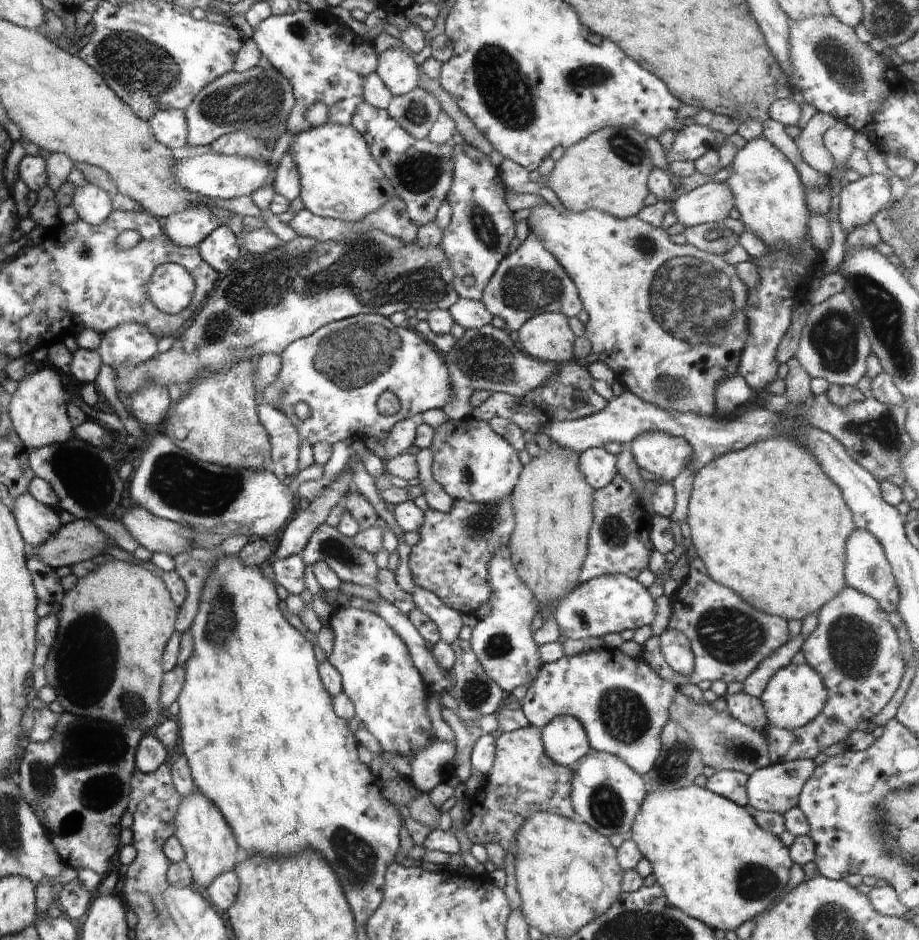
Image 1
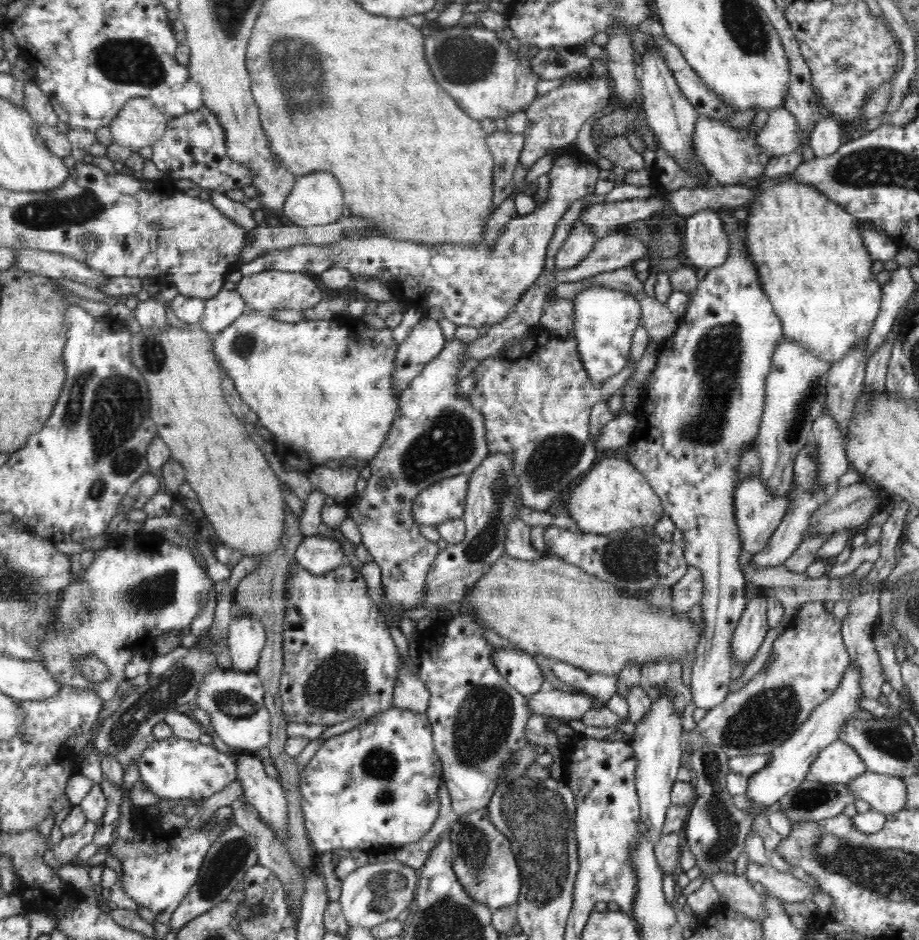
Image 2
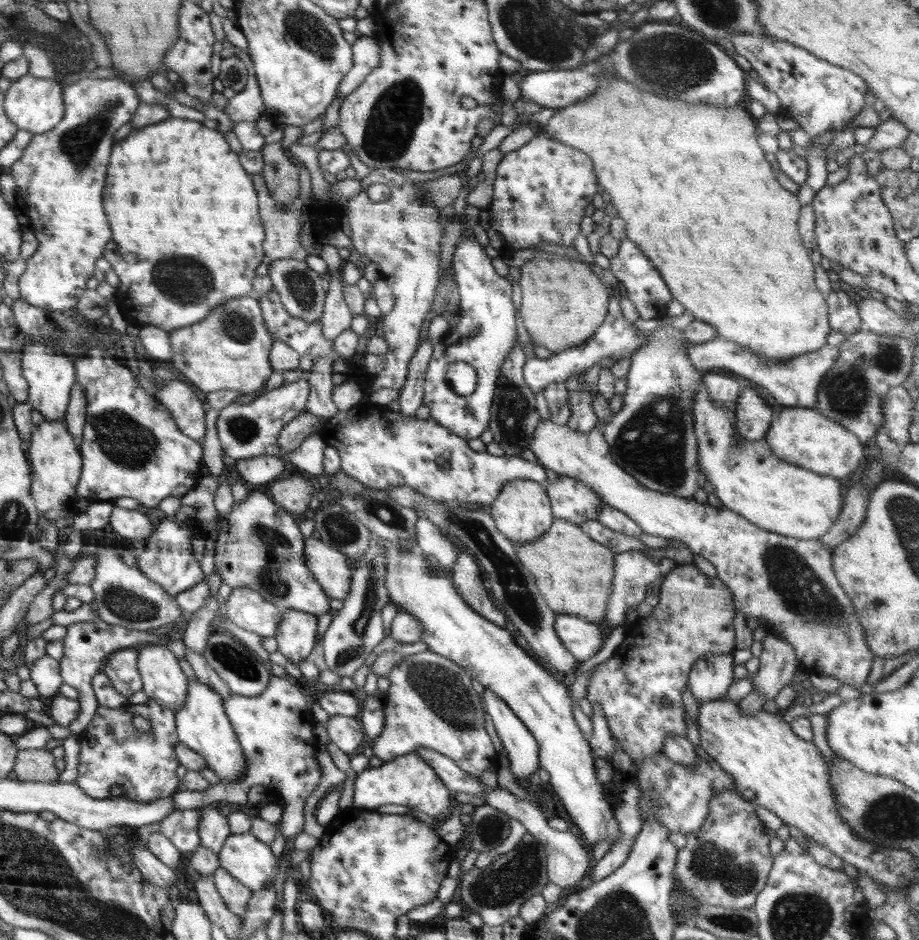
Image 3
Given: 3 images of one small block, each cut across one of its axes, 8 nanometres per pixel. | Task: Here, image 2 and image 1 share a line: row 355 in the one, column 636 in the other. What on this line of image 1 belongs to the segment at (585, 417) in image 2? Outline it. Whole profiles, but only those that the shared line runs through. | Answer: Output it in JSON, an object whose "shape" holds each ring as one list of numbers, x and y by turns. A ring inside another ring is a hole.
{"shape":[[616,474,614,480,604,488,594,491,592,500,593,522,589,532,588,556,582,565,578,583,604,575,624,574,635,579,648,568,650,554,654,550,648,542,650,515,636,496,632,484,624,476]]}

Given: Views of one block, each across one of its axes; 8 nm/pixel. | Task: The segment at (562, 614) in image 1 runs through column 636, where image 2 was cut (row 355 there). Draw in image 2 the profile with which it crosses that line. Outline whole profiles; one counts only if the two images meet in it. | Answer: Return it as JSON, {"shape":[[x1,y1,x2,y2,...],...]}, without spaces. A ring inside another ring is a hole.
{"shape":[[592,286,588,290,578,292,572,298,572,304,574,305,574,338,579,343,578,352,580,353,579,359,582,359,582,366,594,383,606,383,611,376,618,374,628,362,632,338,641,317,640,301,634,295,624,291,614,290,606,286]]}

